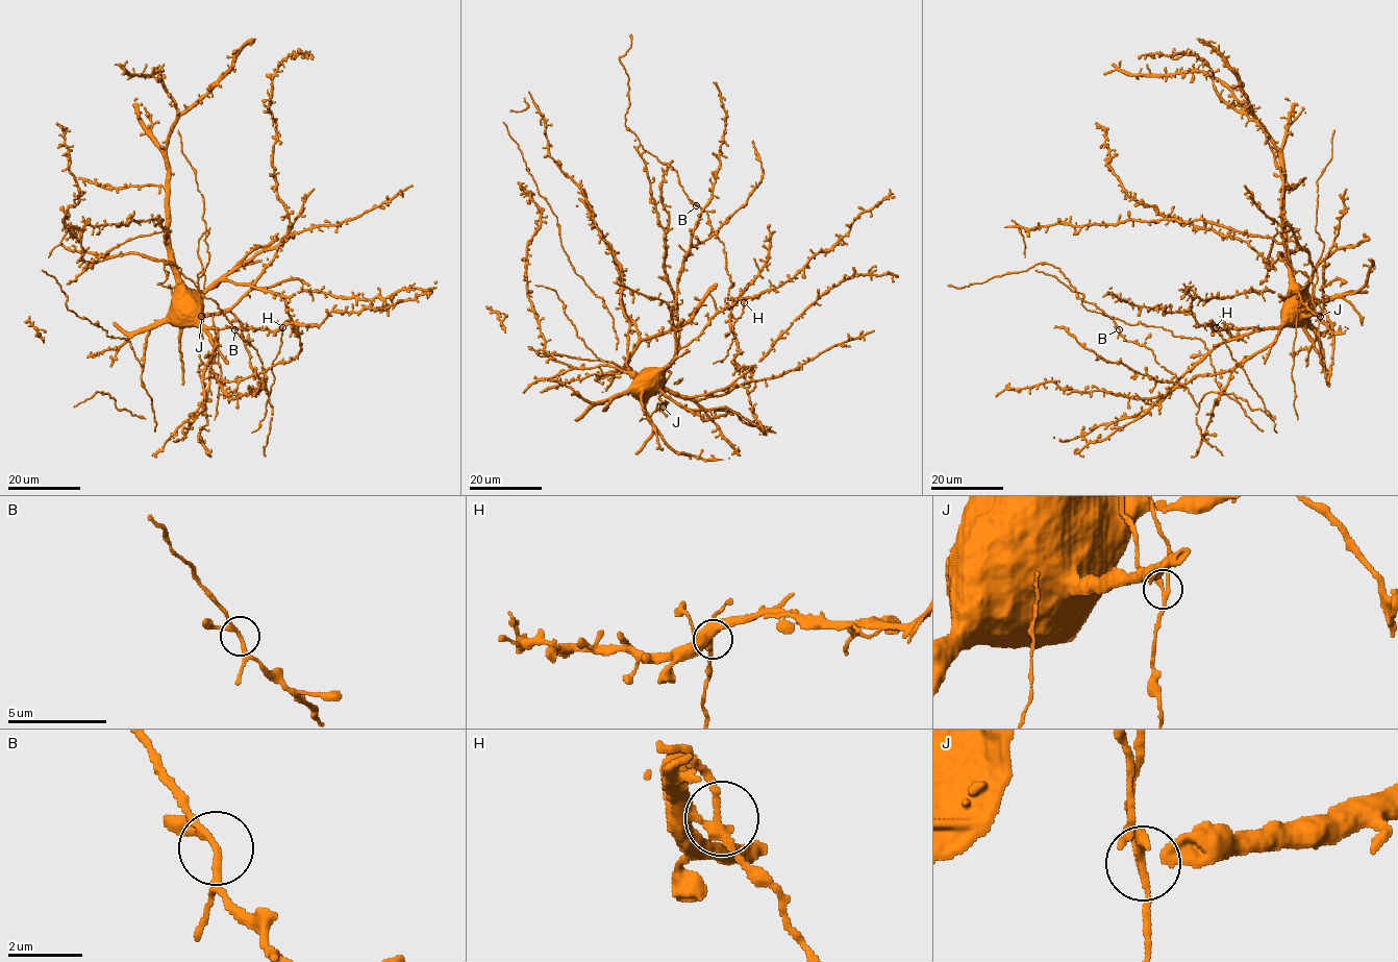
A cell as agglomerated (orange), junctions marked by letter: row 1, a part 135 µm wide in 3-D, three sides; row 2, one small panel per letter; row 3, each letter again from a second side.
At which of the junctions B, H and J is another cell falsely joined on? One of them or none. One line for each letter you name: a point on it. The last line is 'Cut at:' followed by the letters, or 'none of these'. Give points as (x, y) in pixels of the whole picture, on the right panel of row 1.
J: place (1320, 316)
Cut at: J

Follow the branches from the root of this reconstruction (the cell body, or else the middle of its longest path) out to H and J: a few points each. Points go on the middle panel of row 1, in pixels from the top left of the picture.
H: (646, 374), (655, 368), (664, 368), (716, 314), (738, 300), (744, 302)
J: (646, 374), (665, 396), (663, 406)

